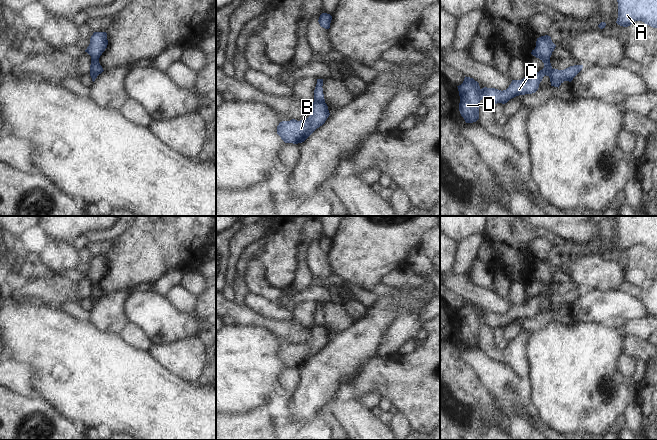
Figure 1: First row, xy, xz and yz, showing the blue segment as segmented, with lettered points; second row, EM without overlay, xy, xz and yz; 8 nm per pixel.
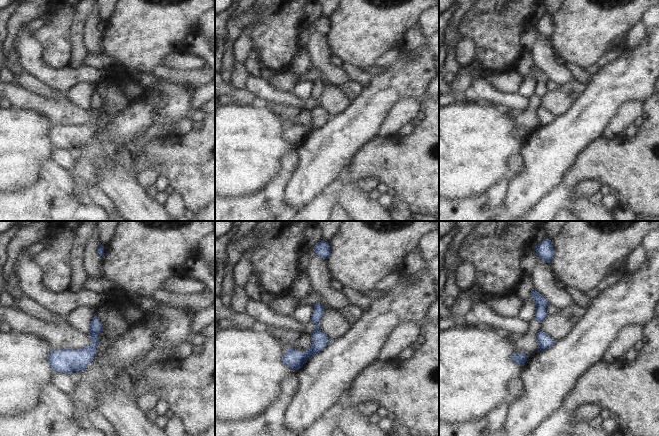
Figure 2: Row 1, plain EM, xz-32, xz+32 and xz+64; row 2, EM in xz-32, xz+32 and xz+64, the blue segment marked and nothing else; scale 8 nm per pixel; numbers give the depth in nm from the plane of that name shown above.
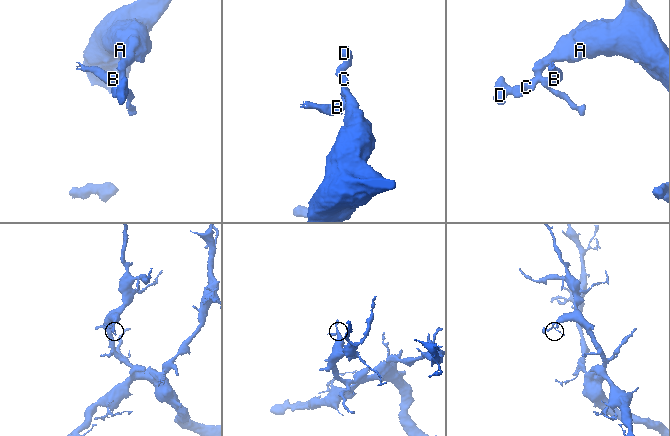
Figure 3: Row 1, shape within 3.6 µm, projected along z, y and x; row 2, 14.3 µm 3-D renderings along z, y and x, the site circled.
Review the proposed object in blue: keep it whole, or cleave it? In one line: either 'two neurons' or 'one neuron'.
two neurons

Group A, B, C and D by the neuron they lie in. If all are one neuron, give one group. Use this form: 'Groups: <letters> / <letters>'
Groups: A C D / B

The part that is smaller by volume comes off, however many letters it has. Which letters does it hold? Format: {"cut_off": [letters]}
{"cut_off": ["B"]}

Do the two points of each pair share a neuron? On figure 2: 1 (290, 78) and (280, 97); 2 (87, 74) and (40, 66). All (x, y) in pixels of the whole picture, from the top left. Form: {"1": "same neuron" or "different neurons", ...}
{"1": "different neurons", "2": "same neuron"}

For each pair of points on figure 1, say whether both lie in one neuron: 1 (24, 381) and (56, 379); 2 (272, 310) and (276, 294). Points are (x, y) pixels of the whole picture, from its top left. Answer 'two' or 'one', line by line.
1: two
2: two

